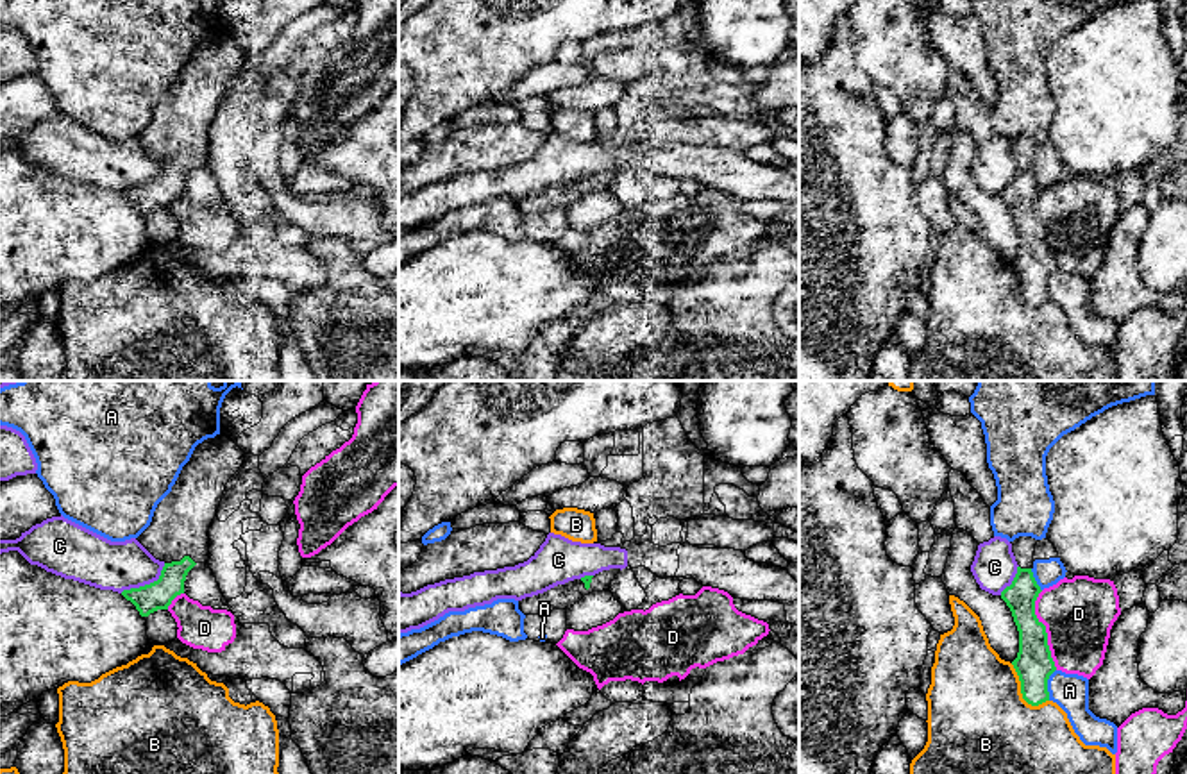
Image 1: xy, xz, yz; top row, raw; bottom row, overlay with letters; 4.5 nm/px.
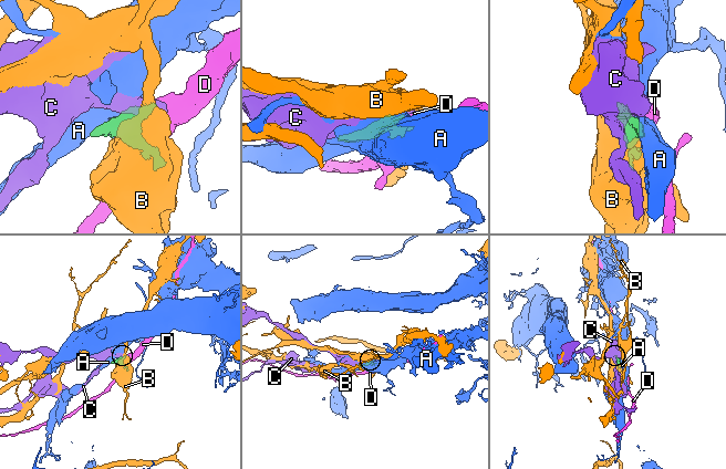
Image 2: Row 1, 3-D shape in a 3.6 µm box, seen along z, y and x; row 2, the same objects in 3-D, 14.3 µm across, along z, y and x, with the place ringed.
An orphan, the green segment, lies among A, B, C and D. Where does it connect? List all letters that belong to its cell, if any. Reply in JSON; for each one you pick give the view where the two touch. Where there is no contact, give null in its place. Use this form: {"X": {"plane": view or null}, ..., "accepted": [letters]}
{"accepted": []}

